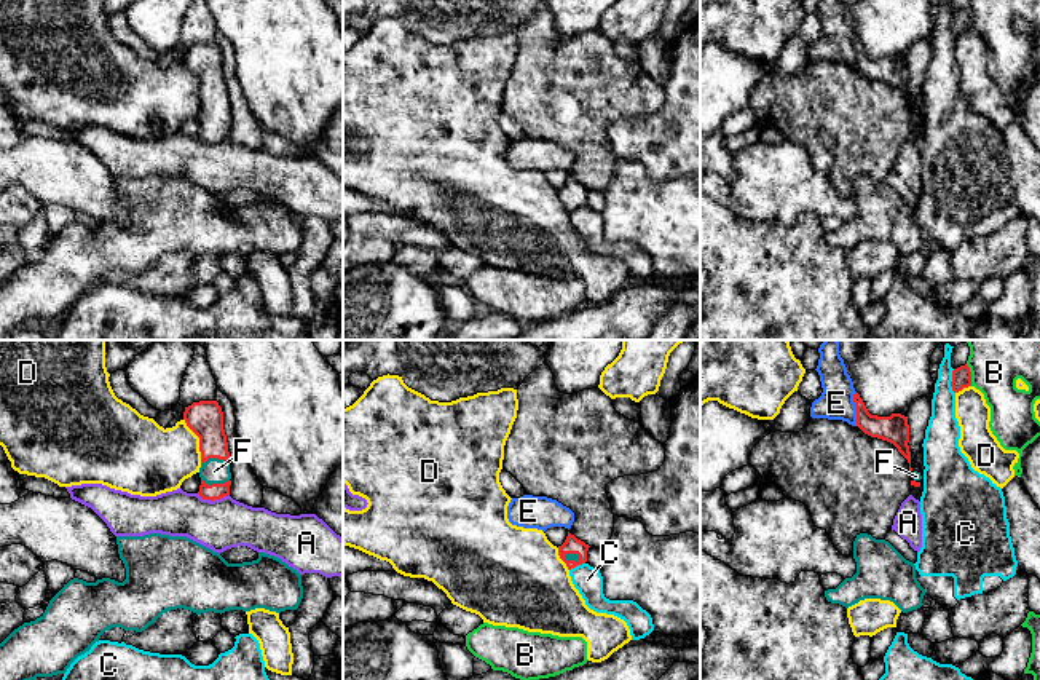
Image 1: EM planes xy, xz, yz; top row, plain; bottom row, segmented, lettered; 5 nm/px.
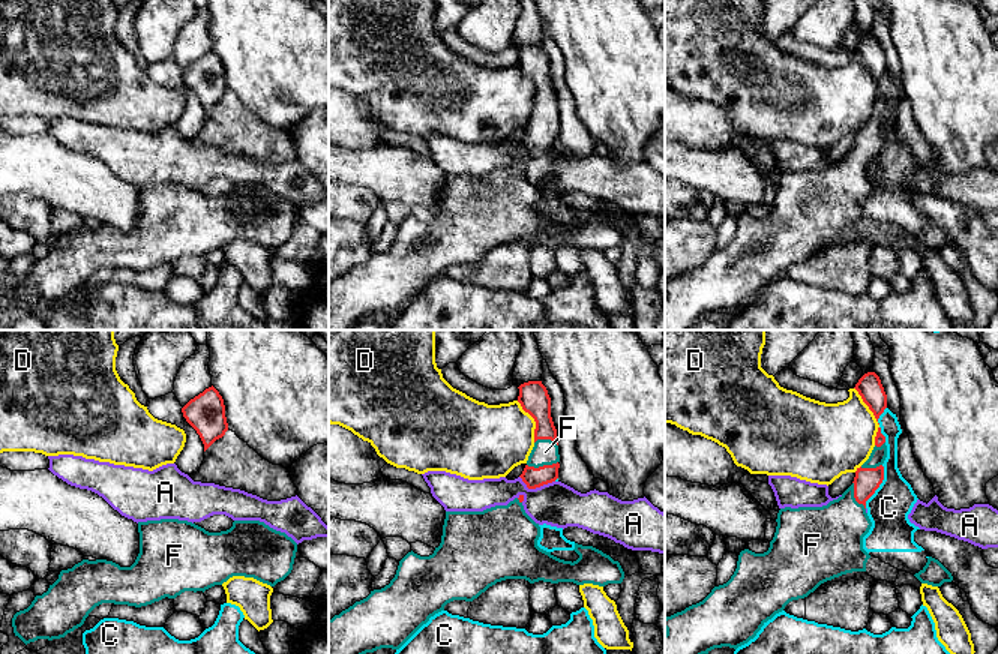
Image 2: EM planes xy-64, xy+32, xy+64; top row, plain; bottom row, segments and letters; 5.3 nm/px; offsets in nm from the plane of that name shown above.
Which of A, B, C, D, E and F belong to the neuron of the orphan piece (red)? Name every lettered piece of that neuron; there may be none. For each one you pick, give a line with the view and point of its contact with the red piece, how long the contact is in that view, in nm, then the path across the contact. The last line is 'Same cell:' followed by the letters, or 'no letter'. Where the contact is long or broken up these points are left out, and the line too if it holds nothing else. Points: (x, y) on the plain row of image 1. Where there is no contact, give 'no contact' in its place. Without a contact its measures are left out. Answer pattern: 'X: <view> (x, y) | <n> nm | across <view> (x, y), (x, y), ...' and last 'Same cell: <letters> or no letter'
F: xy (214, 99) | 140 nm | across xy (204, 61), (212, 79), (214, 99), (214, 114)
Same cell: F

